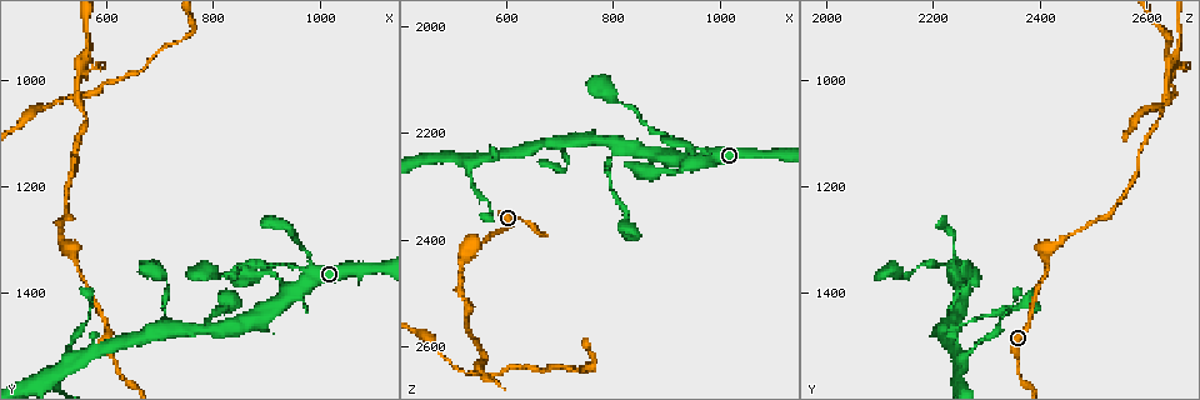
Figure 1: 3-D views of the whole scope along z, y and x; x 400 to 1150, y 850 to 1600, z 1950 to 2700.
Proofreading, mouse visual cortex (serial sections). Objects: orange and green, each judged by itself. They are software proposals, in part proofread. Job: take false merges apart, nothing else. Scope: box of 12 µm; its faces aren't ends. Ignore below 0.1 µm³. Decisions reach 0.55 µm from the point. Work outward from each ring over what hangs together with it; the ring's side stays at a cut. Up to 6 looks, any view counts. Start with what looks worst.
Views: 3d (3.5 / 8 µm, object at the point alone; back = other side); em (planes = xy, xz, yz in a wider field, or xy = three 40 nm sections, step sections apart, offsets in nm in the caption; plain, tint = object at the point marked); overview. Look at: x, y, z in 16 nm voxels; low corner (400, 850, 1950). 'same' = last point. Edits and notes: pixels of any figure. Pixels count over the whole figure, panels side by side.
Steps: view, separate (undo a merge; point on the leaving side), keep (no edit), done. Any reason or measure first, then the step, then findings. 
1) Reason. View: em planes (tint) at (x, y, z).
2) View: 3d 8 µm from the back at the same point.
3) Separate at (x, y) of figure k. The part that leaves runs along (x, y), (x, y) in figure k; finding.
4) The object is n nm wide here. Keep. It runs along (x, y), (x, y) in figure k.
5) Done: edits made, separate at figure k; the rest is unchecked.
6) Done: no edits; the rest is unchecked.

Looks like a crossing. View: 3d 8 µm at (545, 1035, 2635).

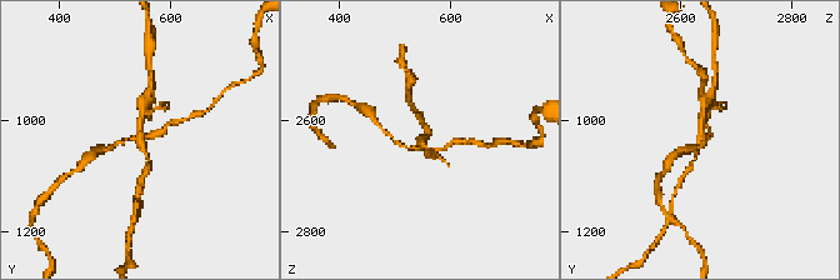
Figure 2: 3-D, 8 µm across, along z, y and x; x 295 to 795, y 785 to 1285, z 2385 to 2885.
4 arms meet here; the arms are 150, 150, 150, 150 nm wide; shape alone is not enough. View: em planes (tint) at (550, 1035, 2640).

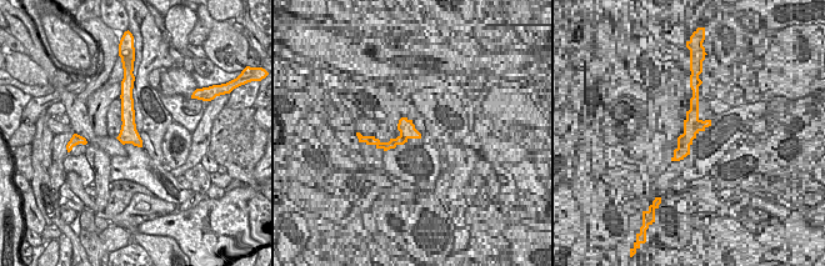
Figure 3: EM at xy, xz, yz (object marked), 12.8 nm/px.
Separate at (690, 148) of figure 2. The part that leaves runs along (145, 136), (185, 119) in figure 2; a second cell is stuck on.

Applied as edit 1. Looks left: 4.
Three-way junction. View: 3d 3.5 µm at (940, 1390, 2260).

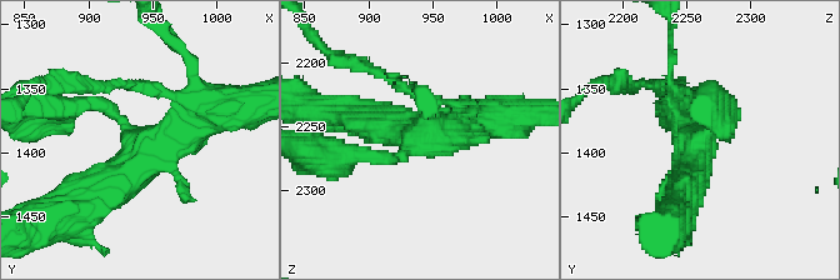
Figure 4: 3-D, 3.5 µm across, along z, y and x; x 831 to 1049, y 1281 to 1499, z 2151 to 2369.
Keep. It runs along (218, 106), (88, 206) in figure 4; all the same cell.

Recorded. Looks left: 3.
Abrupt turn. View: 3d 3.5 µm at (710, 1470, 2215).

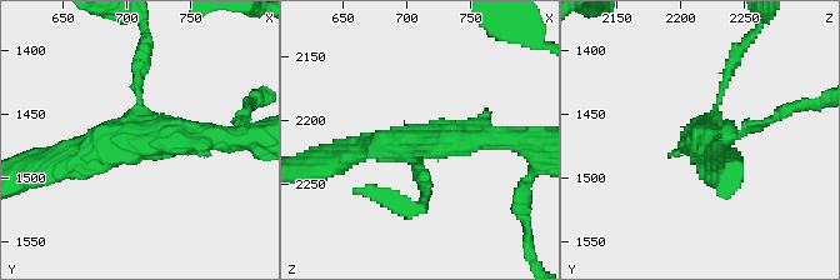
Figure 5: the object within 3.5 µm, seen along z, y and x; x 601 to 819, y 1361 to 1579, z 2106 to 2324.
Shape alone is not enough. View: em xy step 2 (tint) at (712, 1474, 2218).

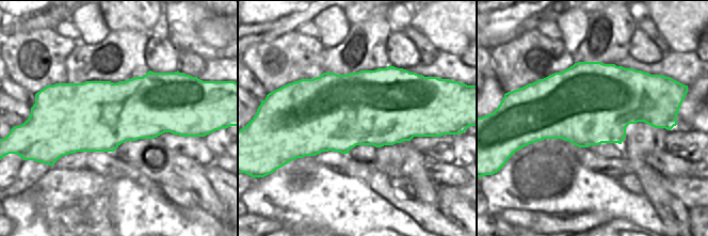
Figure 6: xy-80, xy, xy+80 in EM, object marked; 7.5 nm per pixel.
View: em xy step 1 (tint) at the same point.

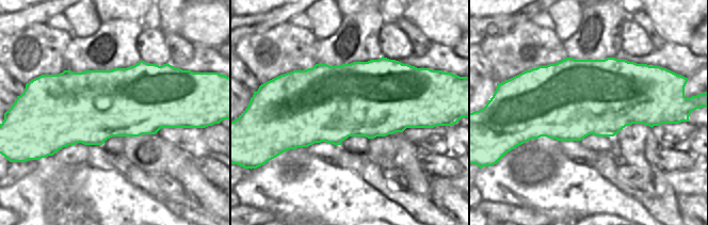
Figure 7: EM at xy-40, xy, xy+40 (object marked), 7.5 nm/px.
Keep. It runs along (225, 139), (98, 143), (64, 161) in figure 5; continuous, no second cell.

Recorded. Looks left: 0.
Done: edits made, separate at figure 2; the rest is unchecked.

